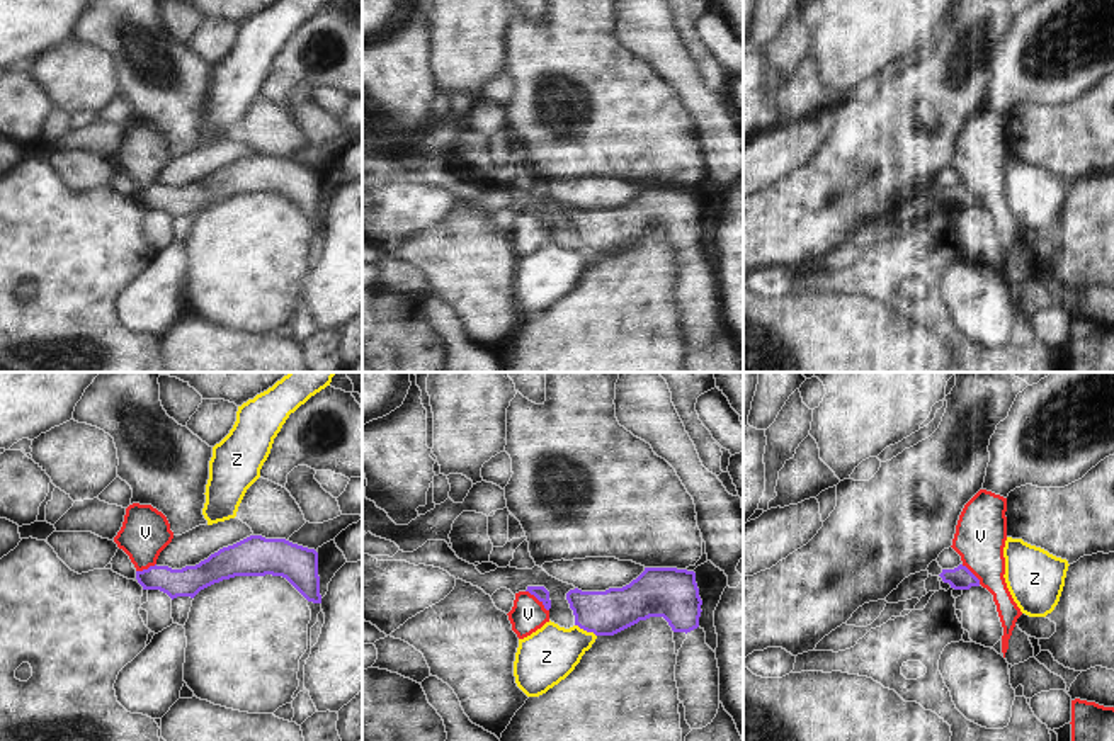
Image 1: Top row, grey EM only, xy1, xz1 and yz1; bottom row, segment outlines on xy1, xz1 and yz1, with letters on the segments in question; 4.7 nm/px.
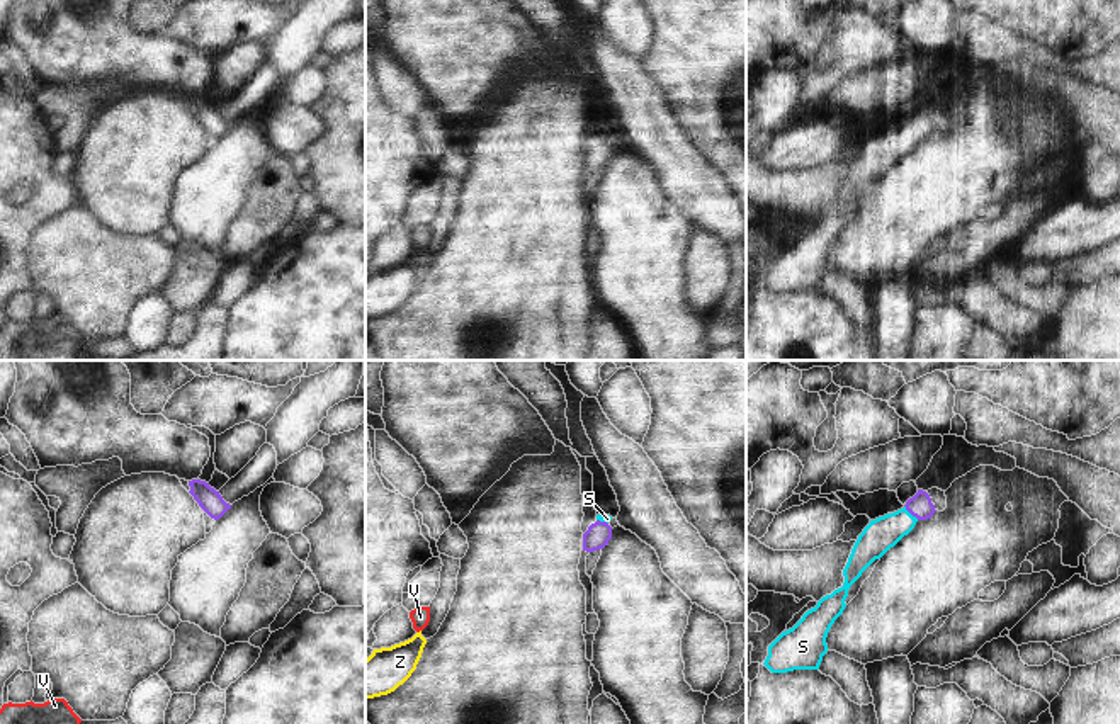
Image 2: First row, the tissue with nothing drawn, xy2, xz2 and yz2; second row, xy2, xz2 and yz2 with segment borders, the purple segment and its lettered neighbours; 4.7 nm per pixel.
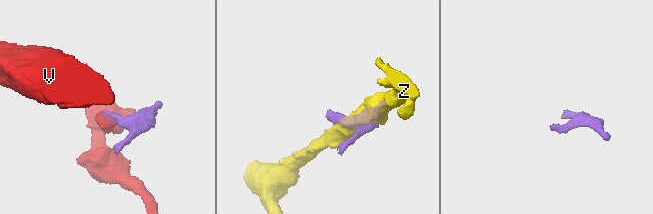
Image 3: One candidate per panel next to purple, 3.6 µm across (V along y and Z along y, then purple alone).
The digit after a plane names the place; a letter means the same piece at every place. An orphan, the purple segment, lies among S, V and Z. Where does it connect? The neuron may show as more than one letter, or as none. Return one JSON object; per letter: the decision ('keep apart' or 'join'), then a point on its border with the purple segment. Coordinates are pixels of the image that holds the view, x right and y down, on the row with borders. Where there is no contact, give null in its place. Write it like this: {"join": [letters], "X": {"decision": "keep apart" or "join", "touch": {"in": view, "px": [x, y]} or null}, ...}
{"join": ["S"], "S": {"decision": "join", "touch": {"in": "yz2", "px": [911, 514]}}, "V": {"decision": "keep apart", "touch": {"in": "xz1", "px": [538, 599]}}, "Z": {"decision": "keep apart", "touch": {"in": "xz1", "px": [585, 629]}}}

